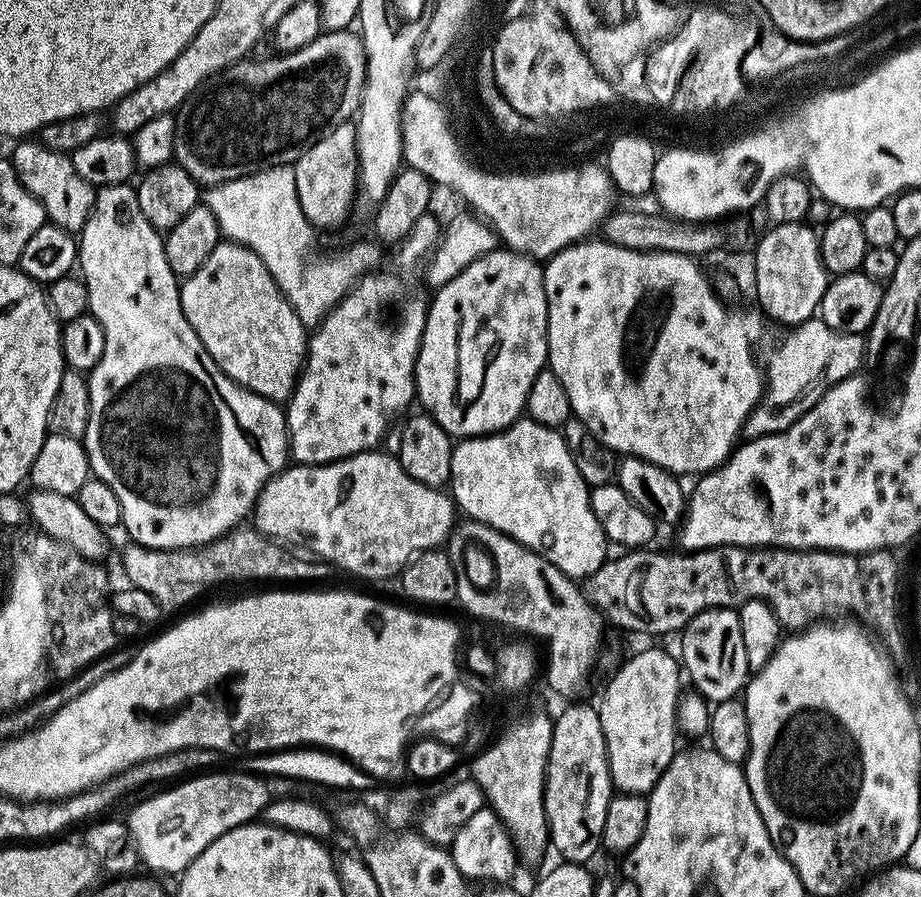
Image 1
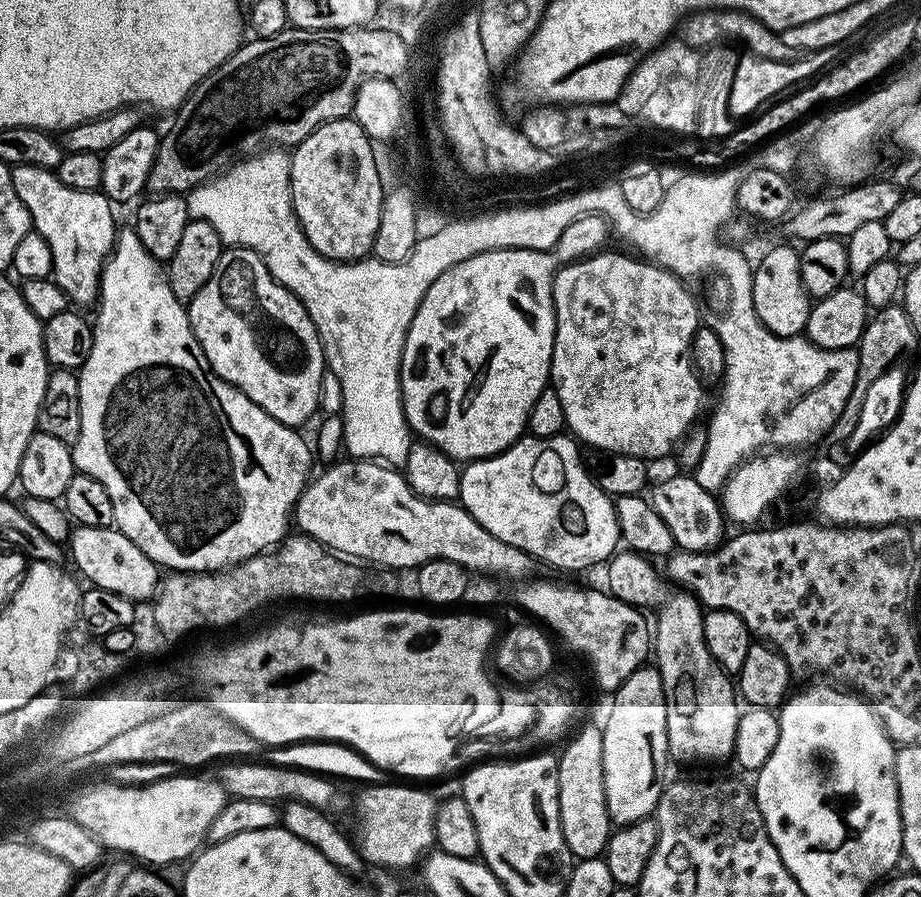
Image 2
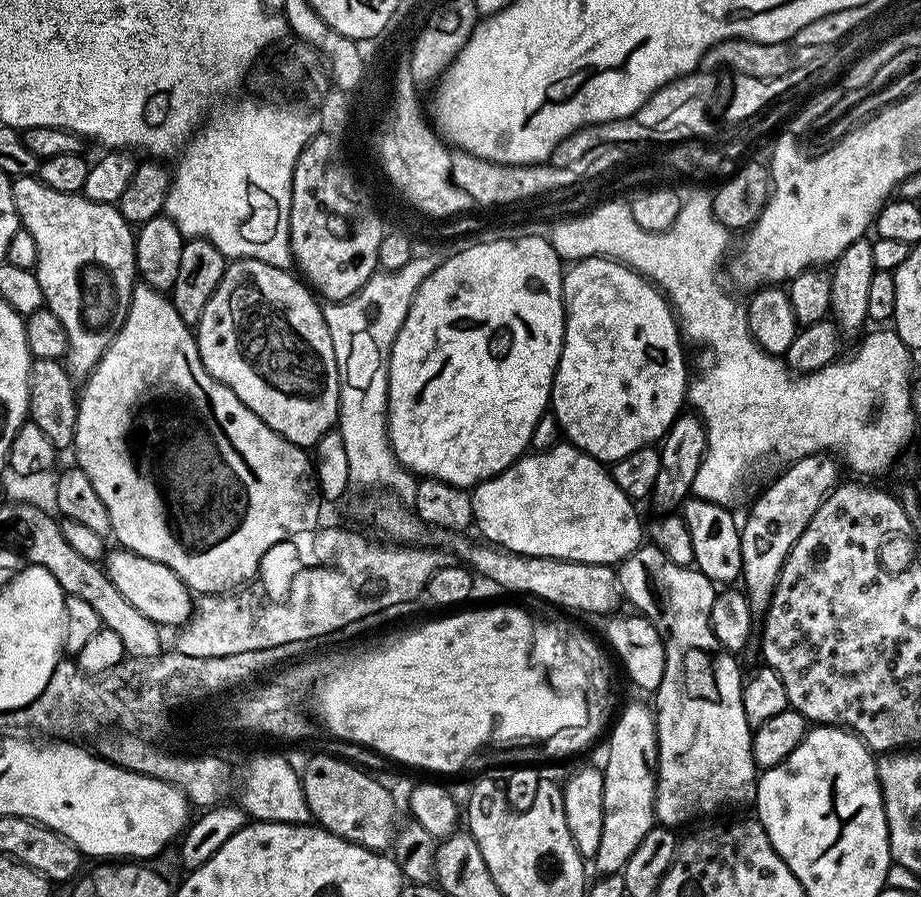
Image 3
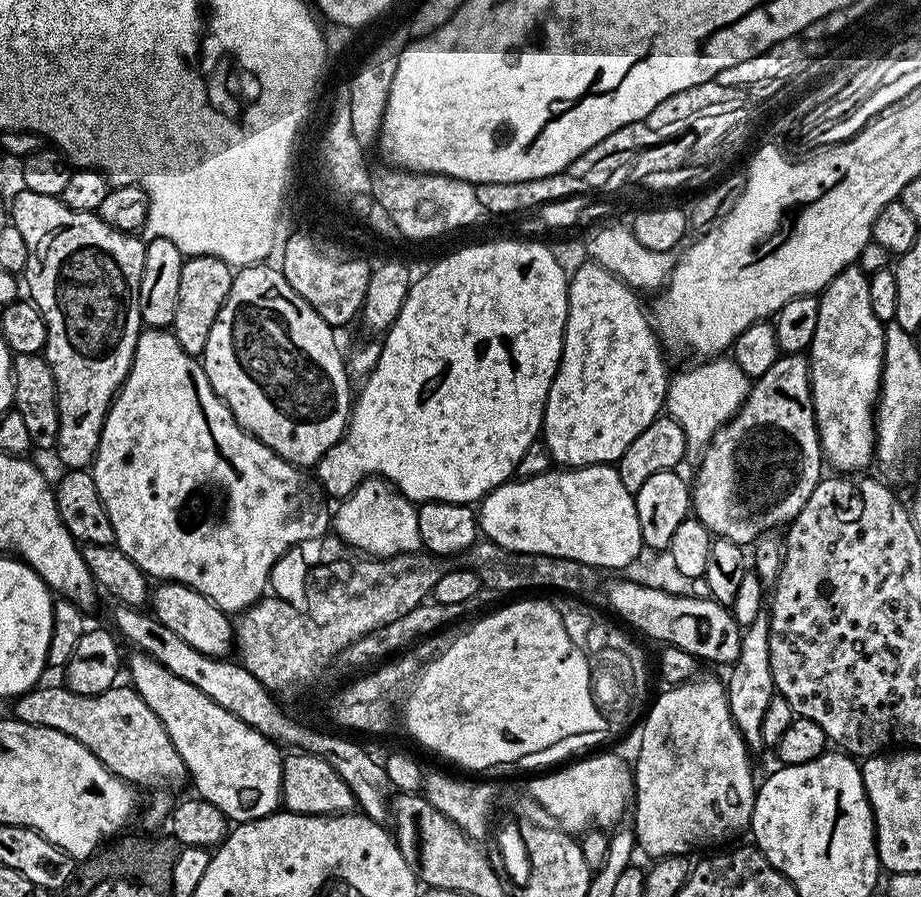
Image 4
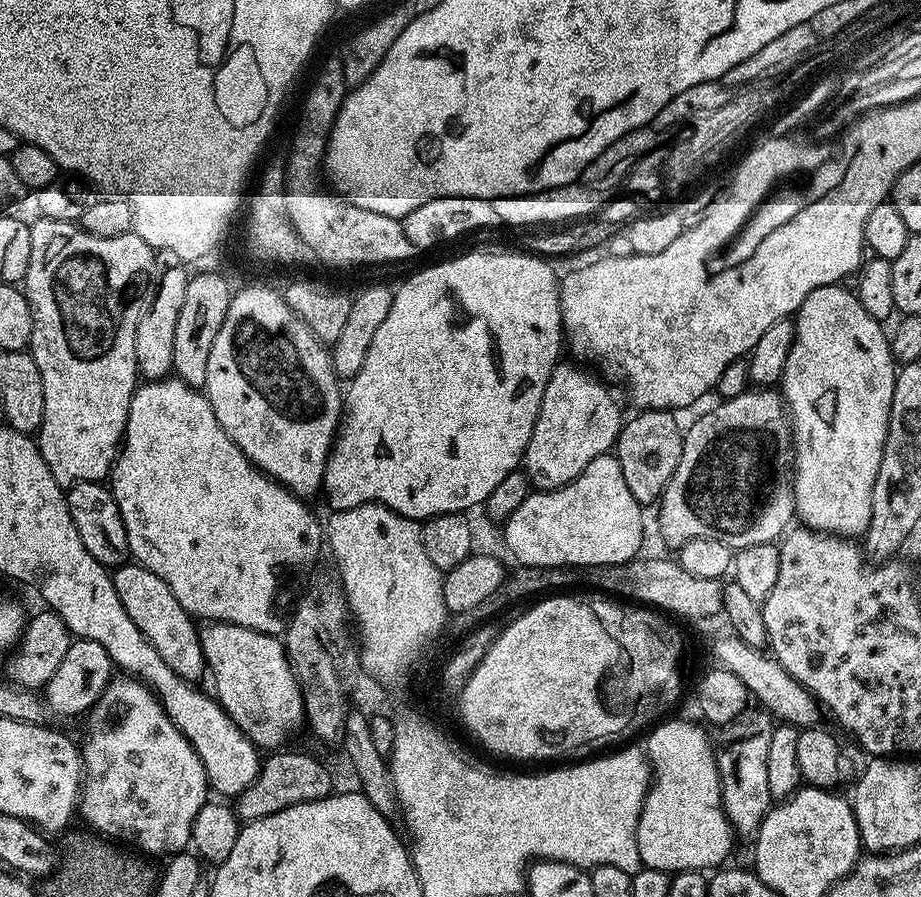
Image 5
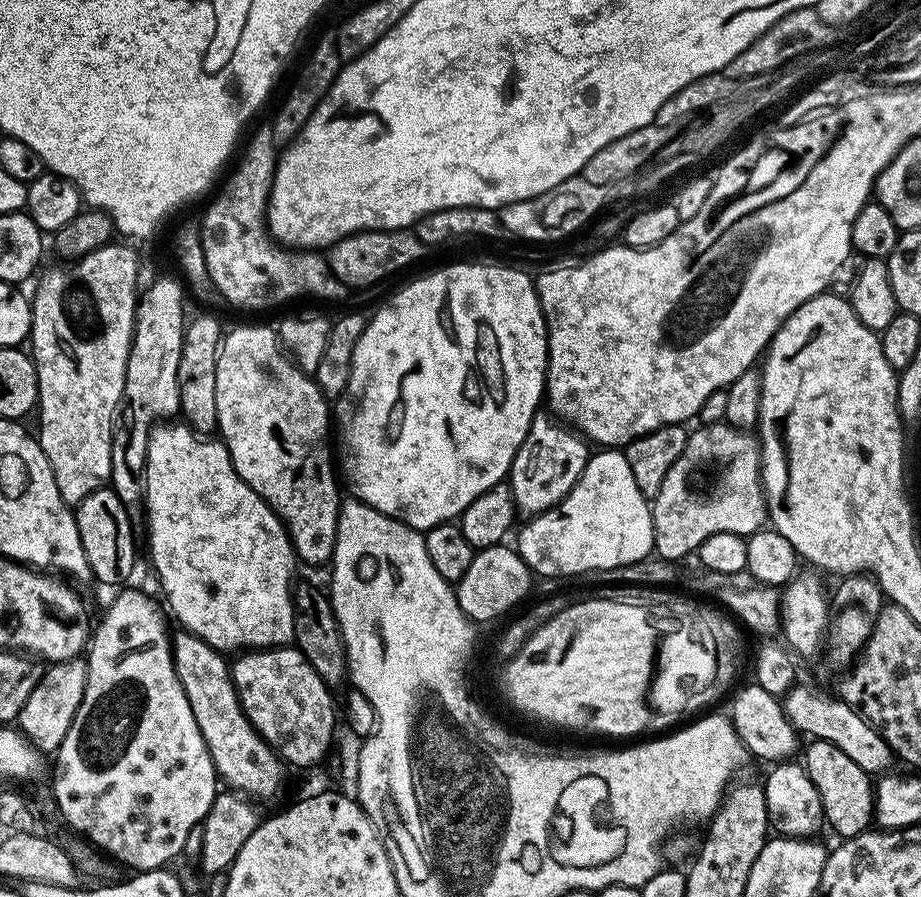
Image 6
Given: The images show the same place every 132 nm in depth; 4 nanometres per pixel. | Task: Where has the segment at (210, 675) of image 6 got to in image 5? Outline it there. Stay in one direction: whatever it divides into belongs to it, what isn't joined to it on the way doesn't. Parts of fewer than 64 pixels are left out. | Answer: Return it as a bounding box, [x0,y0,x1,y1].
[111,562,206,681]

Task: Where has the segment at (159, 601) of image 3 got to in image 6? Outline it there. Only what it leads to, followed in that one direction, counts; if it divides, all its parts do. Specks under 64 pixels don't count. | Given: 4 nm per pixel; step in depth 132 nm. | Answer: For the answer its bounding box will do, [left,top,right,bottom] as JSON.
[230,646,336,768]

